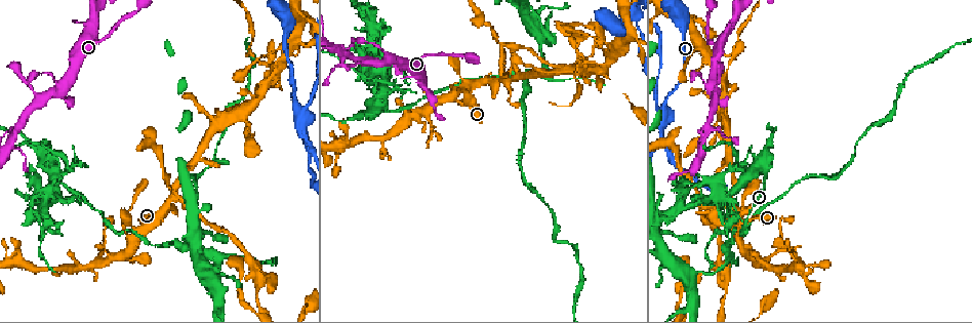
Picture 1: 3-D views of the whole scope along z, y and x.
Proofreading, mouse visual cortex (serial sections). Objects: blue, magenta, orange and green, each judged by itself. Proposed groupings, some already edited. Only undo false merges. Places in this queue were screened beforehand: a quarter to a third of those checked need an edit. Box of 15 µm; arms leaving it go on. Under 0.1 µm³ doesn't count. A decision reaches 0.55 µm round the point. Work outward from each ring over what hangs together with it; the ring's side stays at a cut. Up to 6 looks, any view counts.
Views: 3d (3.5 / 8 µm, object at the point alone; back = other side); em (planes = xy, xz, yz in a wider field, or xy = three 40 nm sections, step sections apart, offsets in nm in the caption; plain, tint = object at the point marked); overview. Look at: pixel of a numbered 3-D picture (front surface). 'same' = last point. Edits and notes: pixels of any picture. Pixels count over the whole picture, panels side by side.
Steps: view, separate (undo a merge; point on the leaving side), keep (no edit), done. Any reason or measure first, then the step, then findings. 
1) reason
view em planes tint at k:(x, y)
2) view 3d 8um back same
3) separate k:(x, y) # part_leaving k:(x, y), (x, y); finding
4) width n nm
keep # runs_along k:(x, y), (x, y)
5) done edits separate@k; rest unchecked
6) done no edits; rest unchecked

a narrow waist
view 3d 3.5um at 1:(497, 78)

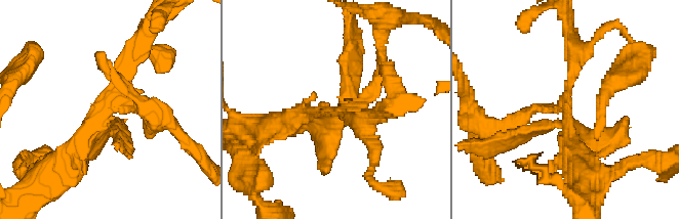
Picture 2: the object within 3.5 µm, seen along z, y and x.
view em xy step 3 tint at 2:(107, 110)

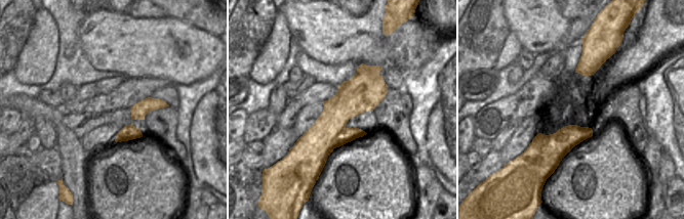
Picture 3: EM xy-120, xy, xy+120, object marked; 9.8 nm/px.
width 360 nm
keep # runs_along 3:(374, 69), (311, 155); one cell here

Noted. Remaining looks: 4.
thin neck
view 3d 3.5um at 1:(376, 138)

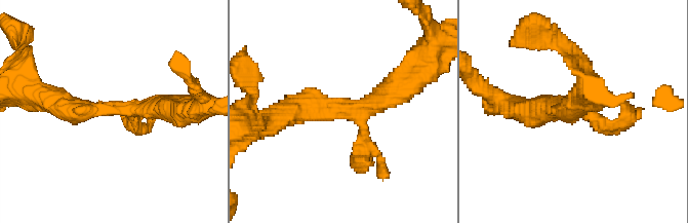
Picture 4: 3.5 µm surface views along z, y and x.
view em planes tint at 4:(343, 111)

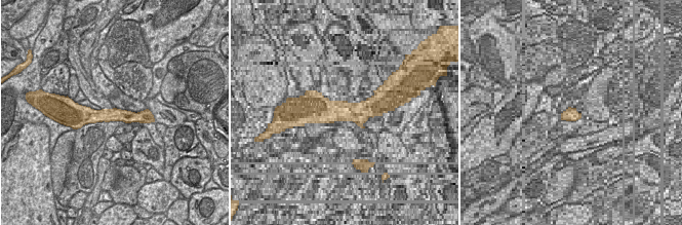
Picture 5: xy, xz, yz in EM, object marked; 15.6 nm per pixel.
keep # runs_along 4:(407, 80), (366, 107), (278, 117); all the same cell

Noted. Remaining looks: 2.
thick turns thin
view 3d 3.5um at 1:(705, 49)

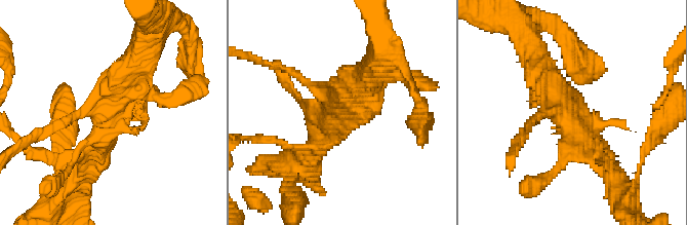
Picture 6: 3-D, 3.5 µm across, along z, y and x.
now the EM
view em xy step 2 tint at 6:(564, 115)

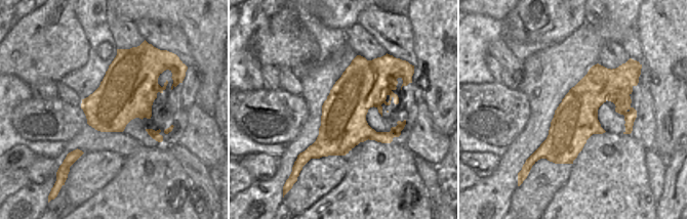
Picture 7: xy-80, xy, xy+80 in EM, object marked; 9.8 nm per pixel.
keep # runs_along 6:(607, 163), (572, 129), (535, 63); all the same cell

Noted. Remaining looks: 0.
done no edits; rest unchecked

